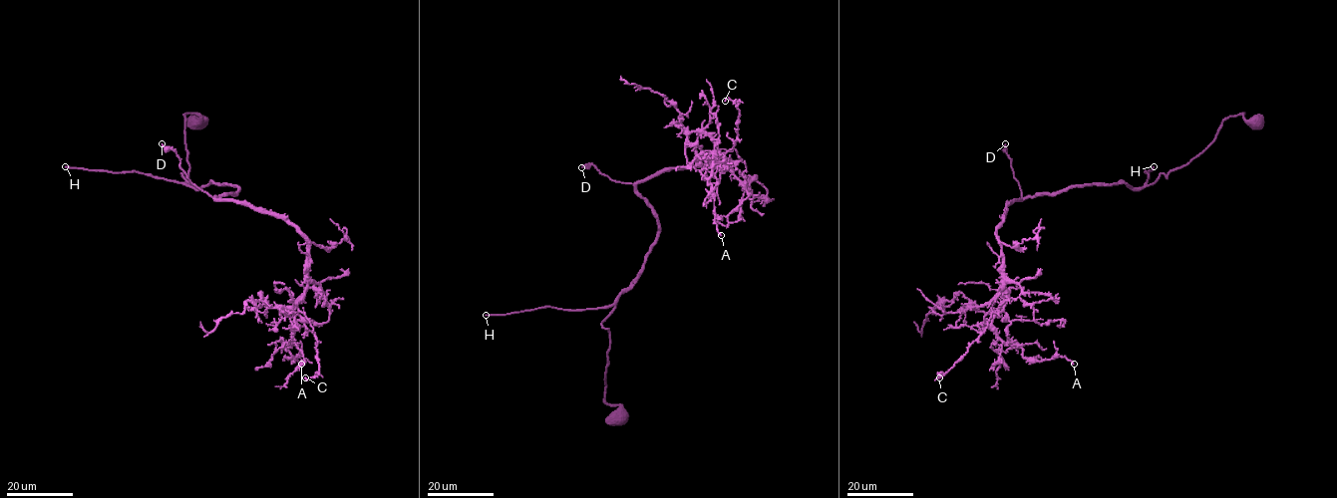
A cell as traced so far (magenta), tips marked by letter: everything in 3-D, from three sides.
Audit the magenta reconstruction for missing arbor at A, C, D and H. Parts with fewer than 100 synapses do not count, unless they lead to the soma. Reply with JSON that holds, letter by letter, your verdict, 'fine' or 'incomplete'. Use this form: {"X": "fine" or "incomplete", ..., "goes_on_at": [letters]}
{"A": "fine", "C": "fine", "D": "fine", "H": "incomplete", "goes_on_at": ["H"]}

